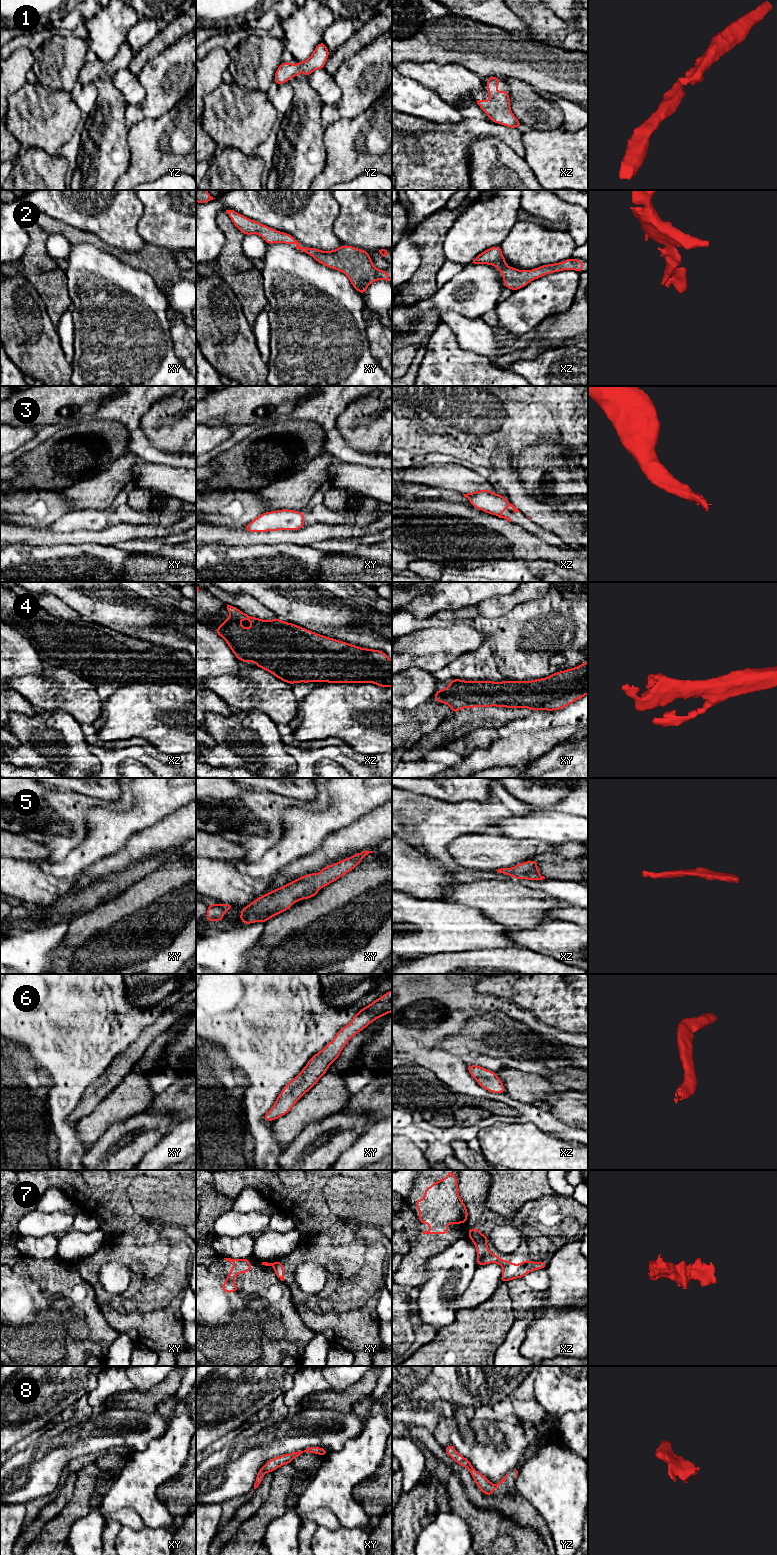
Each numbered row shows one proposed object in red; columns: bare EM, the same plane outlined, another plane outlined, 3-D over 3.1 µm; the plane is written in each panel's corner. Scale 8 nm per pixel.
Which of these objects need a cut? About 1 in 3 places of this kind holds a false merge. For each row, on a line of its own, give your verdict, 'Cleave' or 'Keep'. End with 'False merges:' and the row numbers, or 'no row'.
1: Keep
2: Keep
3: Keep
4: Keep
5: Keep
6: Keep
7: Cleave
8: Keep
False merges: 7

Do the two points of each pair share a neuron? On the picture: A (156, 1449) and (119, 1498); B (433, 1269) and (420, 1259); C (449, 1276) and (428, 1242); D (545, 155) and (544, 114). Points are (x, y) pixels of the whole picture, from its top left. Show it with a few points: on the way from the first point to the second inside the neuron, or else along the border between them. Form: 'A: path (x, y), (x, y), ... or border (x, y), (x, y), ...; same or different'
A: path (156, 1461), (131, 1486); same
B: border (444, 1249), (427, 1260), (426, 1278), (419, 1286); different
C: border (455, 1241), (427, 1260), (426, 1276); different
D: path (545, 145), (545, 124); same

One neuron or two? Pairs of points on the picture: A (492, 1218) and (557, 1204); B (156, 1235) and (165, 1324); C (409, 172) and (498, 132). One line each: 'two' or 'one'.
A: one
B: one
C: one

